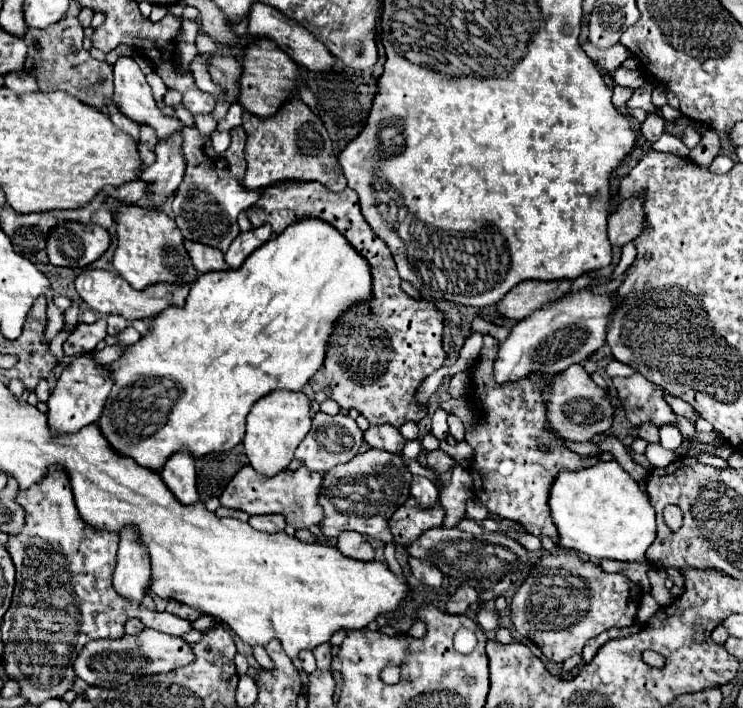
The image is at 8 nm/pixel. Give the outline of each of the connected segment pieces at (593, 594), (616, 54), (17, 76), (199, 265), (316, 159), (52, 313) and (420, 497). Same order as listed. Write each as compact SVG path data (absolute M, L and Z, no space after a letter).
M545 552L511 600L515 630L533 640L553 662L581 654L587 640L611 626L631 626L635 616L637 586L627 576L607 574L597 564L565 552Z
M585 44L583 50L585 50L587 56L591 56L591 60L593 60L595 64L599 64L607 74L613 74L613 70L615 70L617 66L621 66L623 60L631 54L631 52L627 52L627 48L623 48L621 44L611 46L611 48L605 48L605 50L595 48L593 44Z
M19 70L19 72L9 72L9 74L3 76L3 78L5 78L5 86L11 88L13 92L25 94L25 92L35 92L35 90L37 90L37 82L35 82L31 76L27 76L23 70Z
M185 240L185 248L187 248L187 252L189 252L191 260L193 260L193 266L201 274L229 268L229 264L225 262L223 254L219 250L215 250L215 248L207 248L205 244L191 242L191 240Z
M299 96L287 100L271 118L243 112L243 128L247 130L245 188L265 188L281 180L317 180L333 192L347 188L347 180L333 152L333 142L323 120L313 114Z
M49 302L47 304L47 326L45 326L45 340L53 340L63 328L63 314L61 310Z
M415 476L411 482L411 496L423 506L423 508L431 508L435 506L435 502L439 500L439 490L437 486L423 476Z

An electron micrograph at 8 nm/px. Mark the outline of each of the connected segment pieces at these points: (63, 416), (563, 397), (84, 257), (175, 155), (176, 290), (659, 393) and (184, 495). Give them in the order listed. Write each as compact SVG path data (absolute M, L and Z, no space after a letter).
M91 352L77 356L71 364L65 366L55 390L47 400L49 426L55 432L77 432L79 428L97 422L103 412L103 404L111 392L111 384L111 370L105 368L105 364L99 364Z
M581 364L569 366L565 372L555 376L551 384L553 384L551 396L549 396L549 392L545 394L547 418L549 418L551 428L555 428L563 440L589 442L589 440L593 440L593 436L603 434L611 428L613 408L603 392L603 388L599 388L591 380L591 376L585 372L585 368Z
M59 224L47 236L47 256L55 266L83 268L95 262L109 248L109 234L99 224Z
M175 132L169 138L161 138L155 146L155 156L155 164L147 166L141 178L149 182L149 196L159 208L165 202L165 198L177 190L185 174L187 162L183 158L181 132Z
M85 268L77 280L75 288L79 296L99 314L119 314L125 320L133 322L137 318L155 318L159 312L163 312L169 306L183 306L185 298L189 294L191 284L151 284L151 288L143 288L143 292L131 288L127 280L123 280L119 274L111 274L107 270L97 270L97 268Z
M633 374L629 378L613 378L621 406L633 426L651 422L655 426L675 424L675 414L663 398L663 390L643 378Z
M187 448L167 458L165 466L161 468L161 478L179 502L193 504L199 500L197 476L195 476L195 456L191 456Z

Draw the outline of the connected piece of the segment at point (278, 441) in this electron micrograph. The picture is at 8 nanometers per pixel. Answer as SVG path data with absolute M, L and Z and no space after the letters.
M275 390L261 400L257 400L247 416L247 432L243 446L249 458L249 464L263 476L275 476L289 466L293 460L295 448L311 430L311 400L303 392Z

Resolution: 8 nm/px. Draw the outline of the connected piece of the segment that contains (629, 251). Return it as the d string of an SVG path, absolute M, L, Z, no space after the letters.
M625 244L625 246L621 248L621 262L619 262L619 264L615 266L615 270L613 270L613 279L623 274L623 270L635 260L635 254L637 254L637 250L635 250L633 244Z

